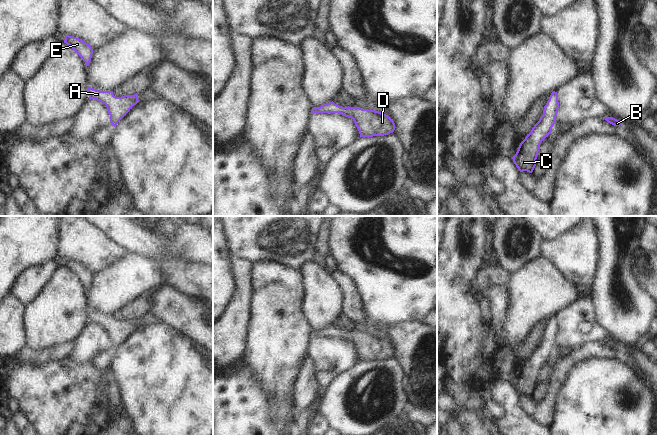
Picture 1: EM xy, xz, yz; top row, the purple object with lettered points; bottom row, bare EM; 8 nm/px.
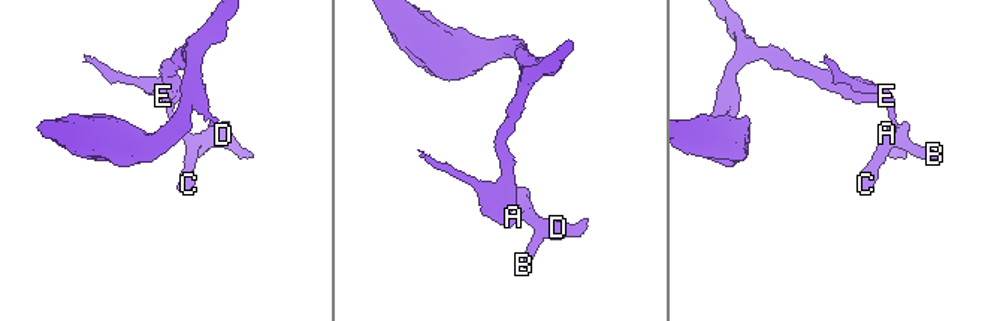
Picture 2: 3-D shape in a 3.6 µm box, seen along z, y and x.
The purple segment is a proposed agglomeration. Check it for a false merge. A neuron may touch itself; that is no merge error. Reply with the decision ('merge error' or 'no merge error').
no merge error

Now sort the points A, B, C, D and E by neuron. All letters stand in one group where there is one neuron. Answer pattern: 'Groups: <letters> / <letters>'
Groups: A B C D E

